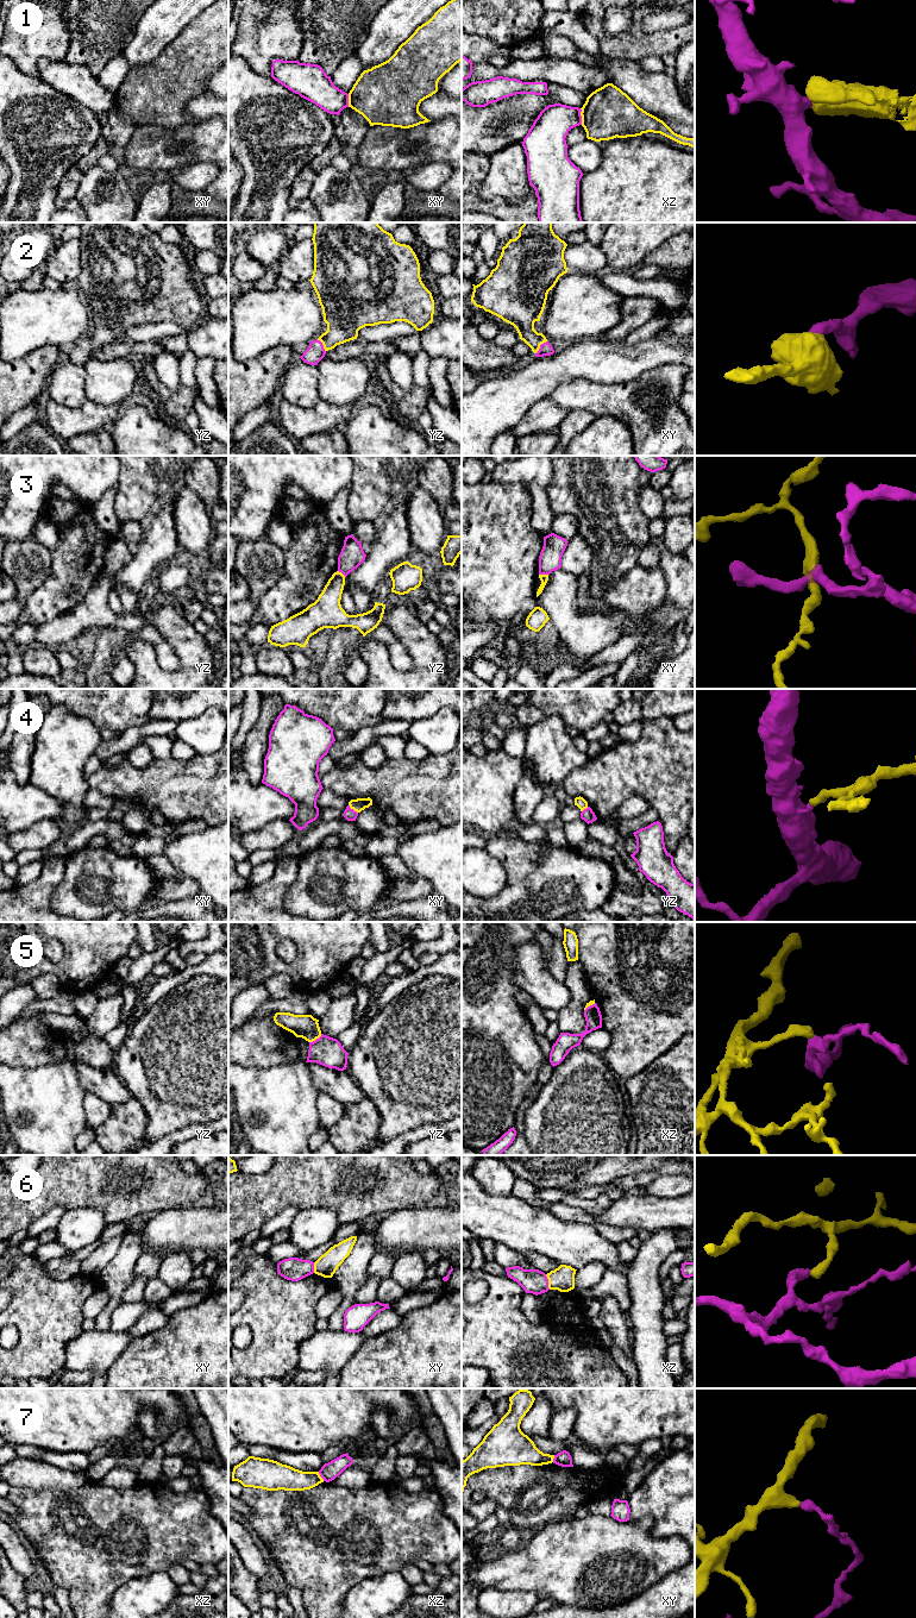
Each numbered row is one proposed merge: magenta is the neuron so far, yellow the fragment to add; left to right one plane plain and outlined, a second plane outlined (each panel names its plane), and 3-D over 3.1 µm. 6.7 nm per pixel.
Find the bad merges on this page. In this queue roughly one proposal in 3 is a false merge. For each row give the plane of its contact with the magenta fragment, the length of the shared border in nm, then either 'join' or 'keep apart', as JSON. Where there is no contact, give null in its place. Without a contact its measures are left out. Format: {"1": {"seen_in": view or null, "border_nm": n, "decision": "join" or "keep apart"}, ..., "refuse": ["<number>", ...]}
{"1": {"seen_in": "xz", "border_nm": 110, "decision": "keep apart"}, "2": {"seen_in": "xy", "border_nm": 120, "decision": "join"}, "3": {"seen_in": "xy", "border_nm": 60, "decision": "join"}, "4": {"seen_in": "xy", "border_nm": 90, "decision": "keep apart"}, "5": {"seen_in": "yz", "border_nm": 110, "decision": "keep apart"}, "6": {"seen_in": "xz", "border_nm": 110, "decision": "keep apart"}, "7": {"seen_in": "xz", "border_nm": 80, "decision": "keep apart"}, "refuse": ["1", "4", "5", "6", "7"]}

